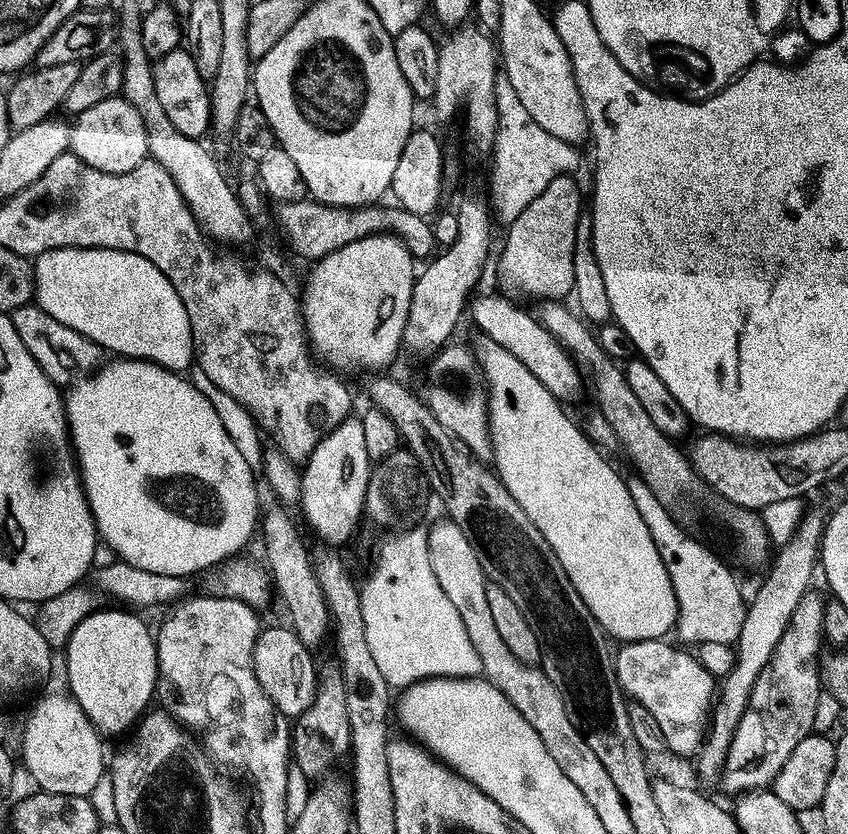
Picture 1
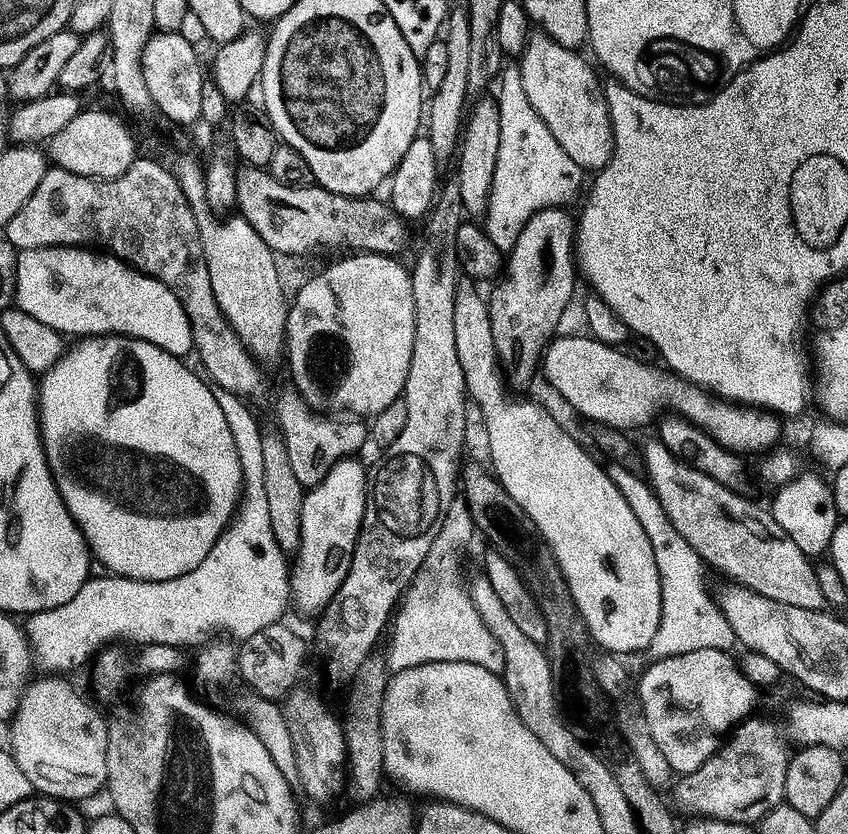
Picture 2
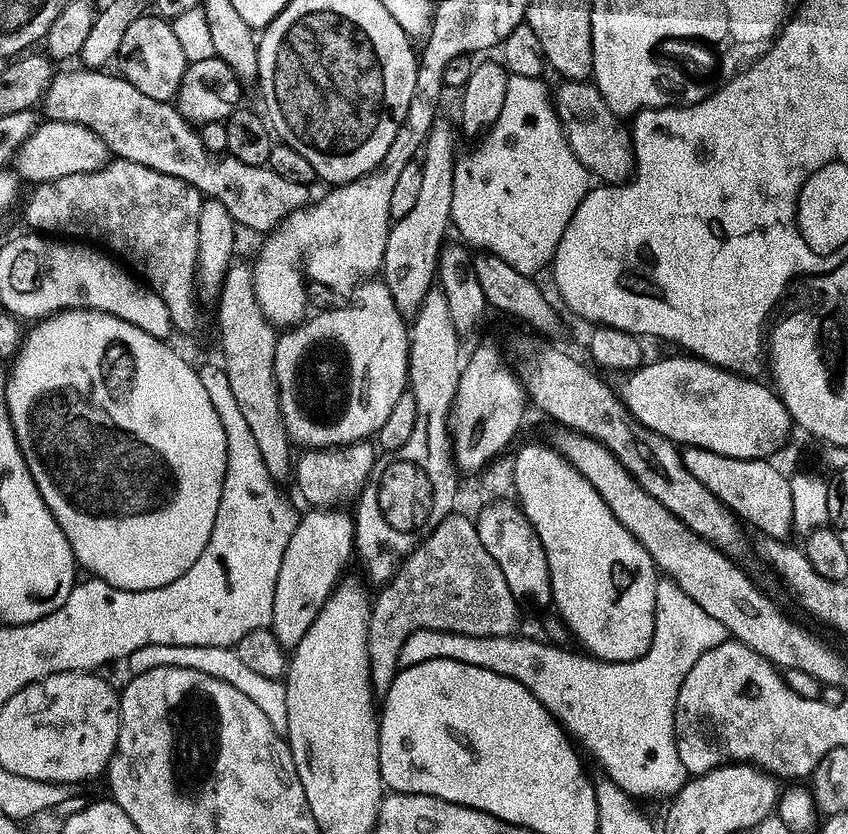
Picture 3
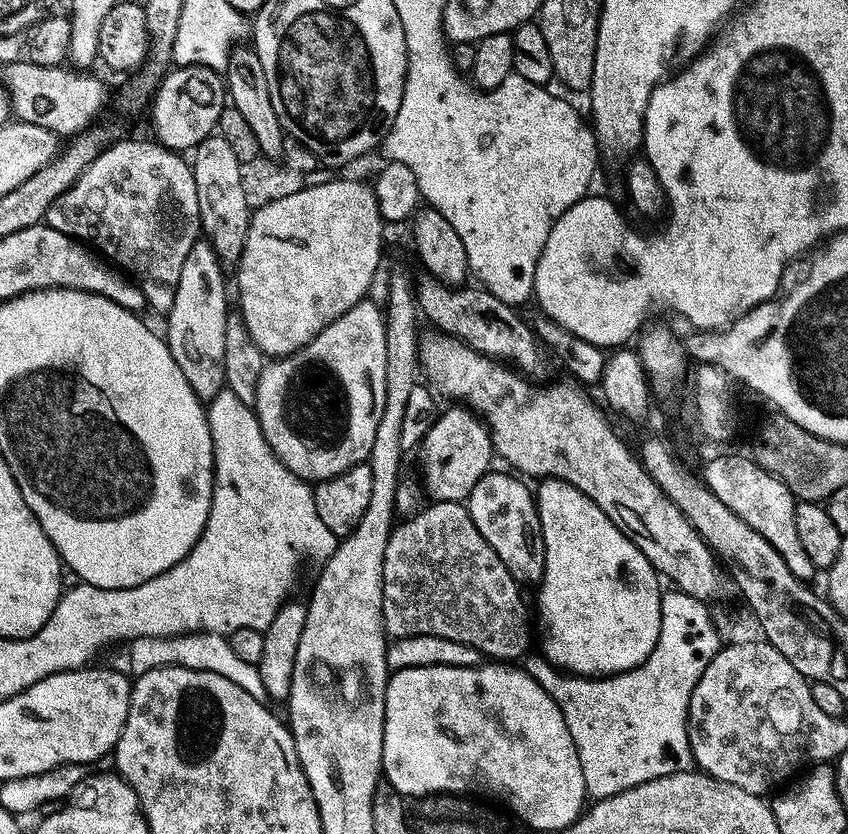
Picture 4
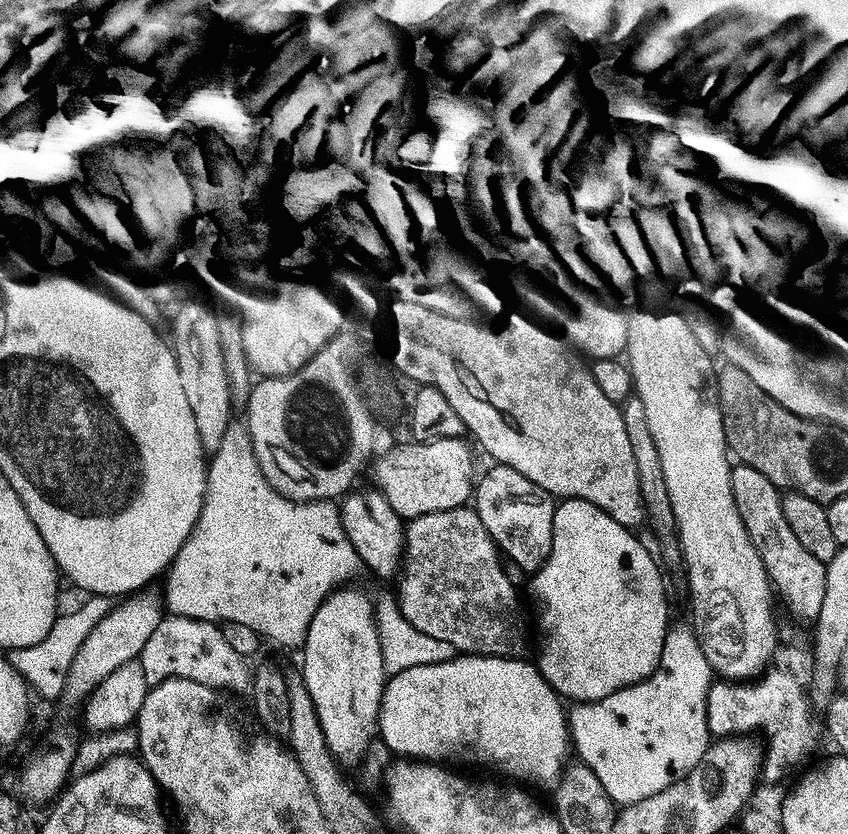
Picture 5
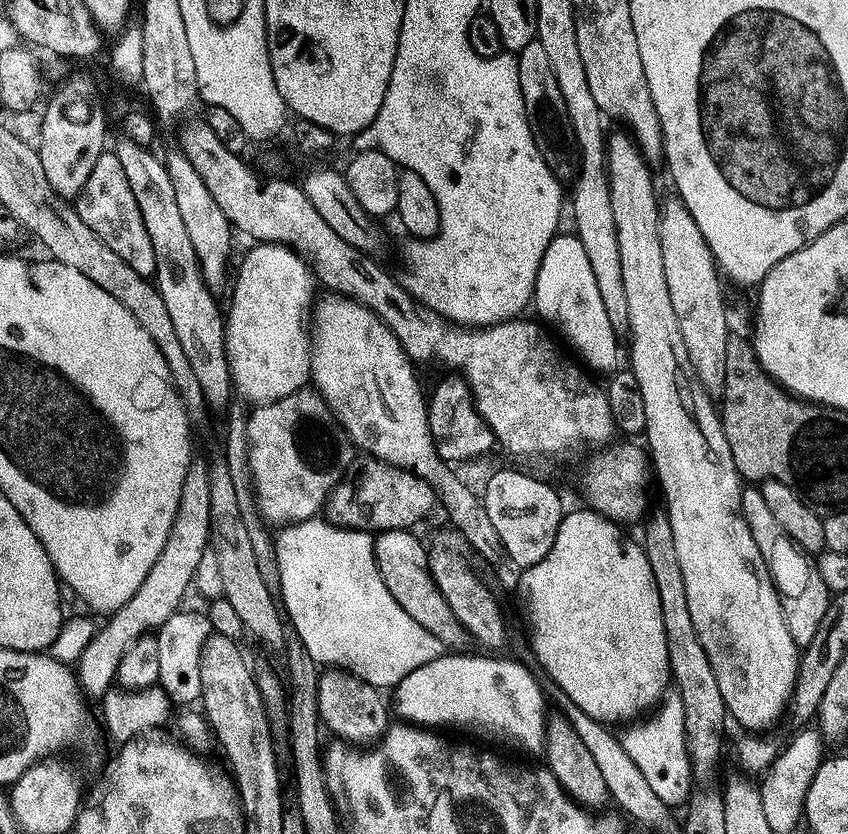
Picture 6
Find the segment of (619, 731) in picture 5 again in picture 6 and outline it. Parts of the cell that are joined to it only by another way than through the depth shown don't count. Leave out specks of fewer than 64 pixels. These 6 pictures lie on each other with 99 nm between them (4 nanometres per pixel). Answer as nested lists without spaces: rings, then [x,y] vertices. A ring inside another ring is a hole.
[[[665,695],[655,711],[645,715],[639,722],[629,723],[625,728],[628,729],[619,737],[620,742],[635,765],[642,770],[643,777],[650,782],[654,793],[669,806],[683,805],[694,791],[694,781],[679,695]]]

